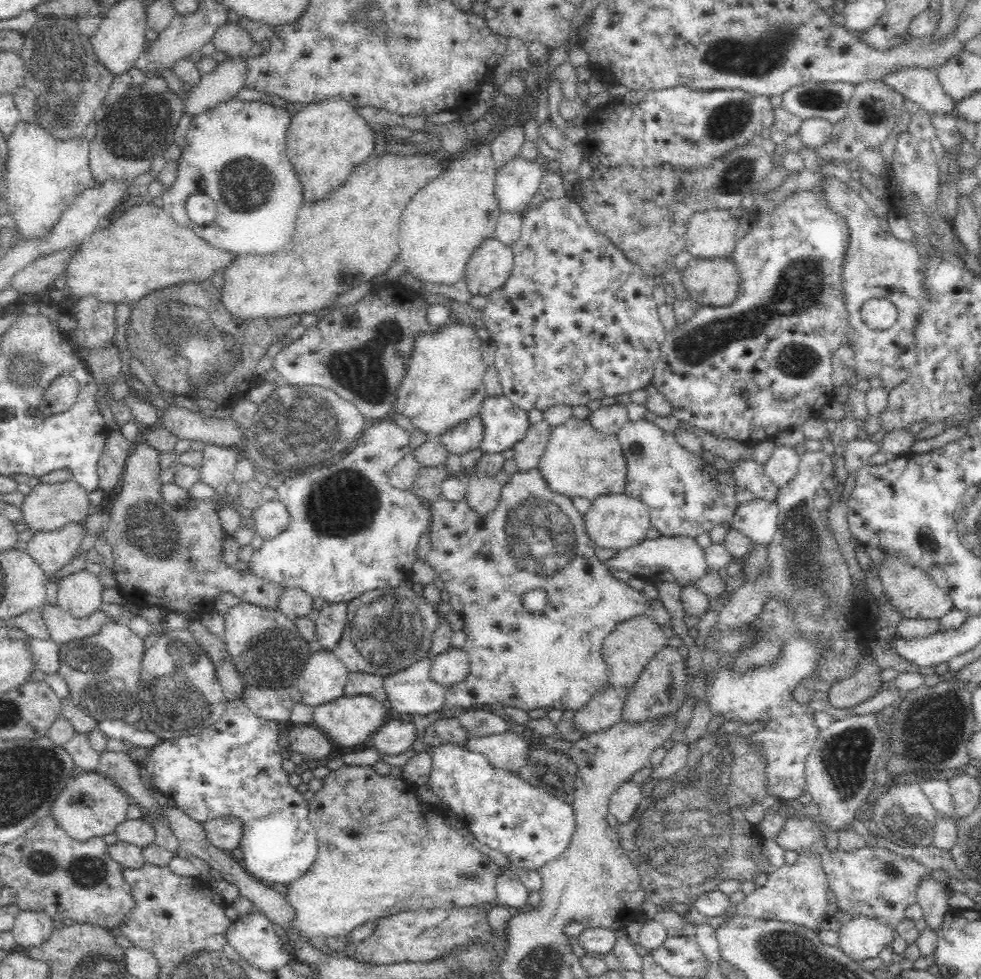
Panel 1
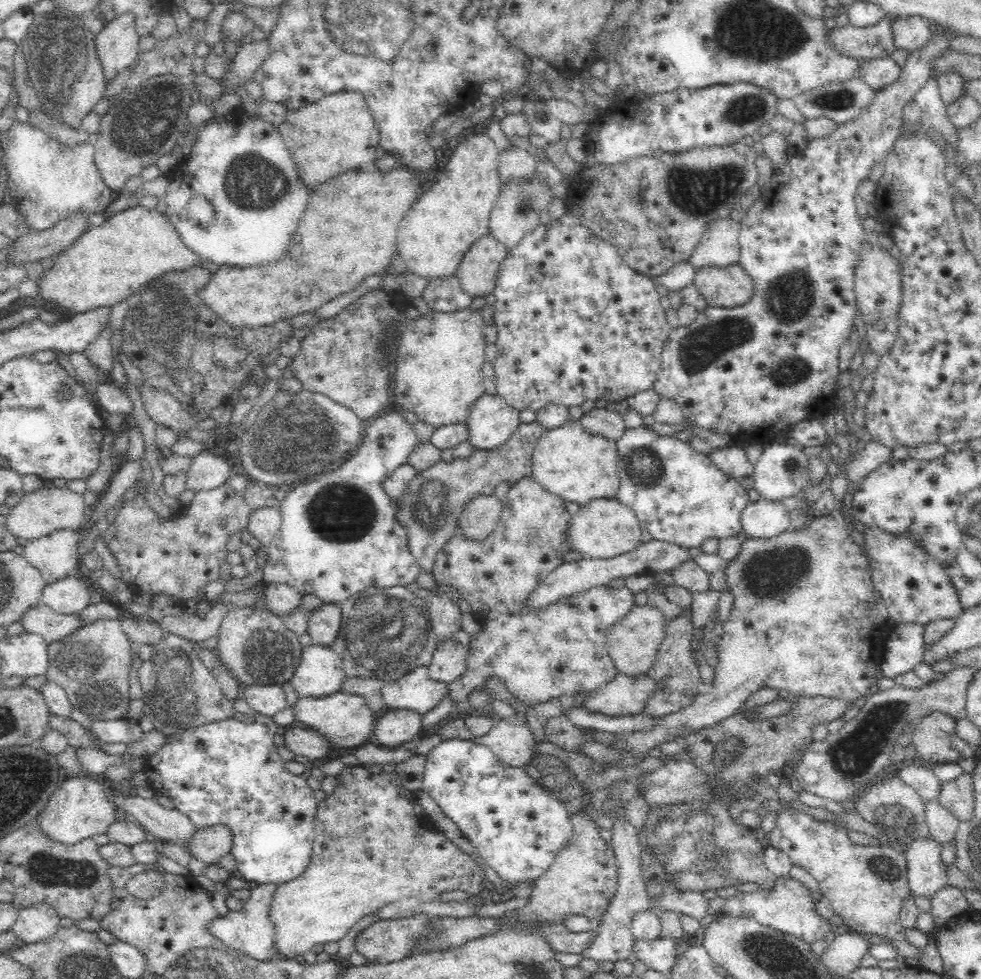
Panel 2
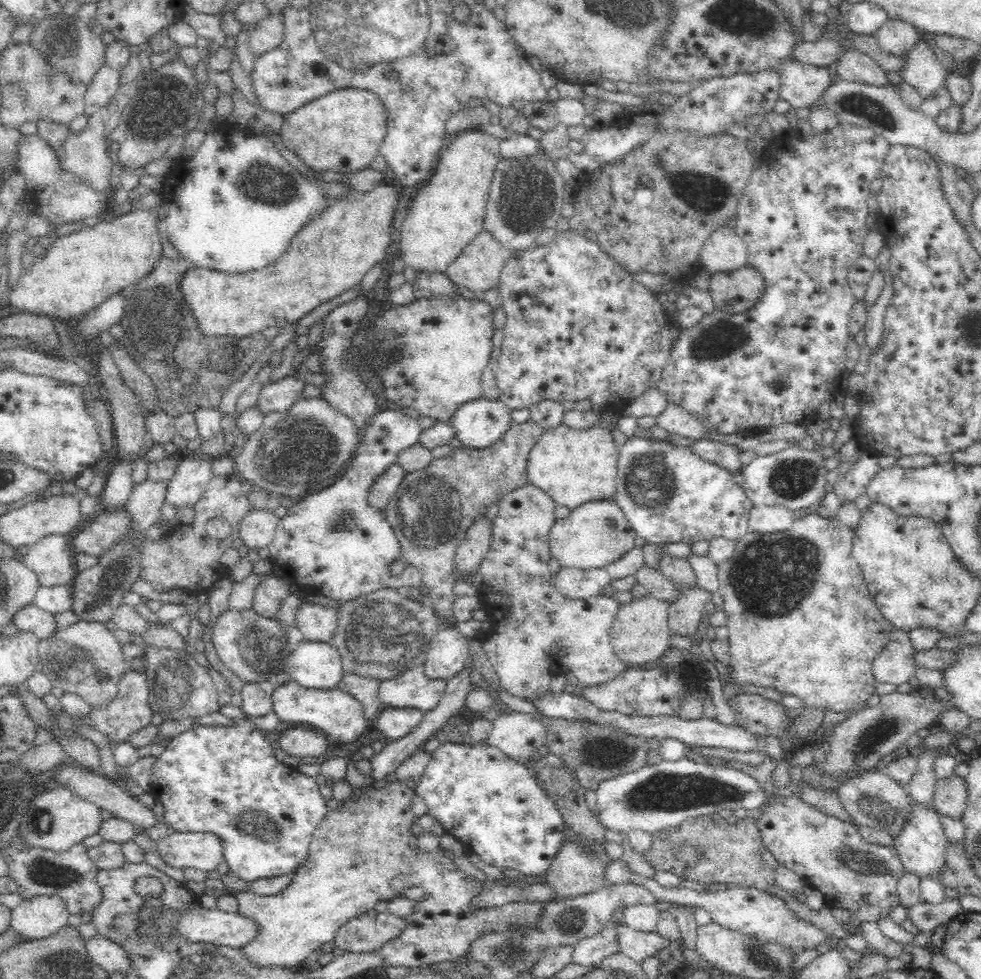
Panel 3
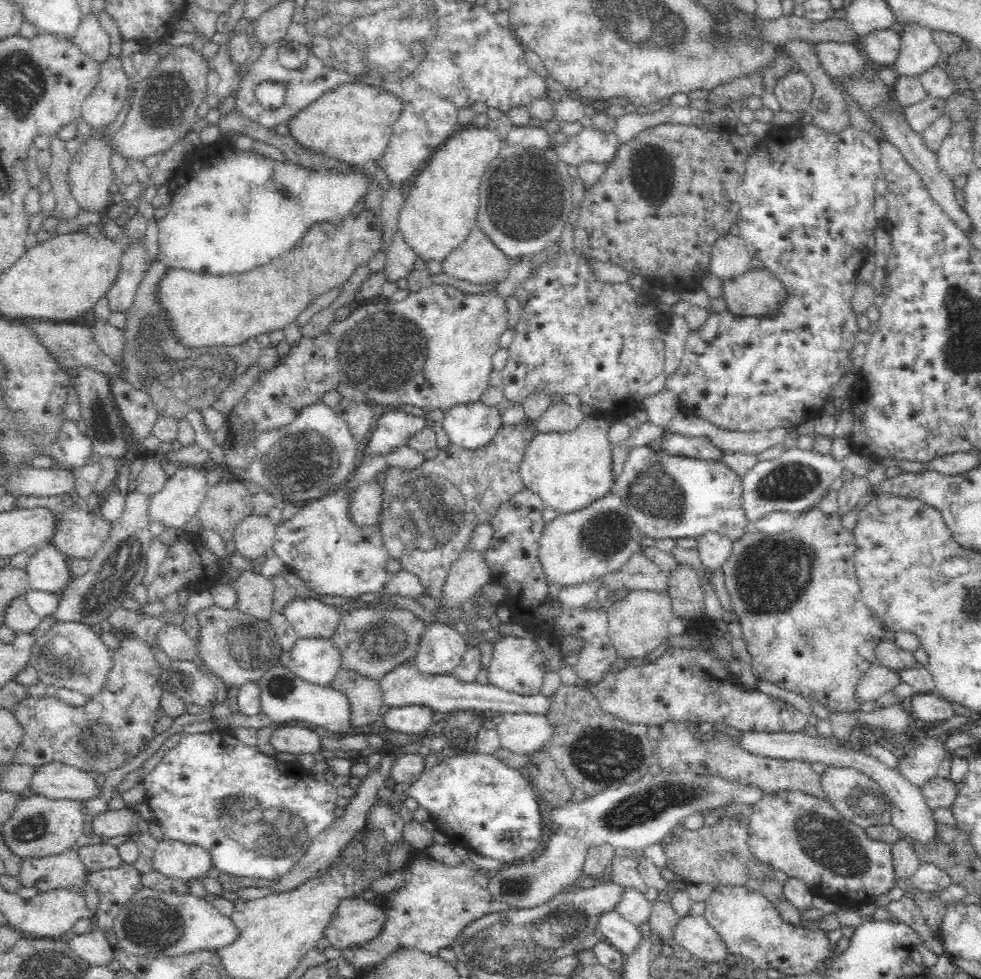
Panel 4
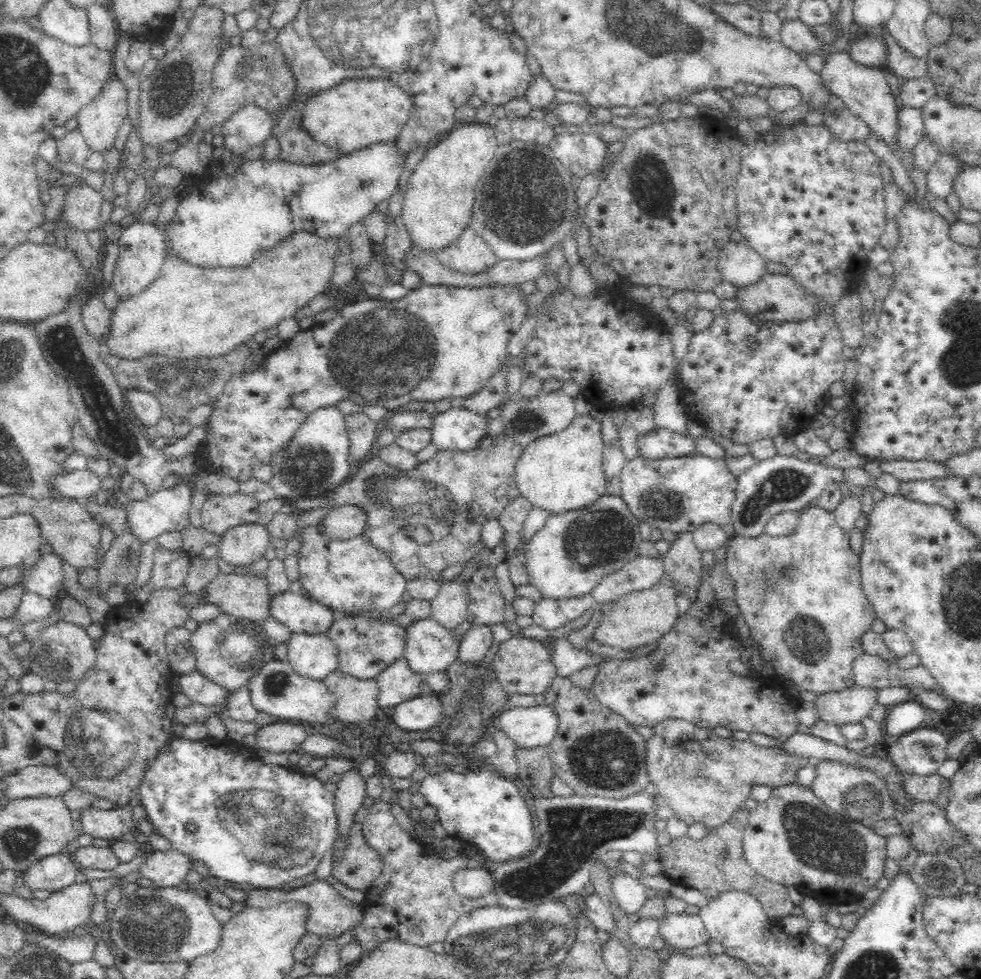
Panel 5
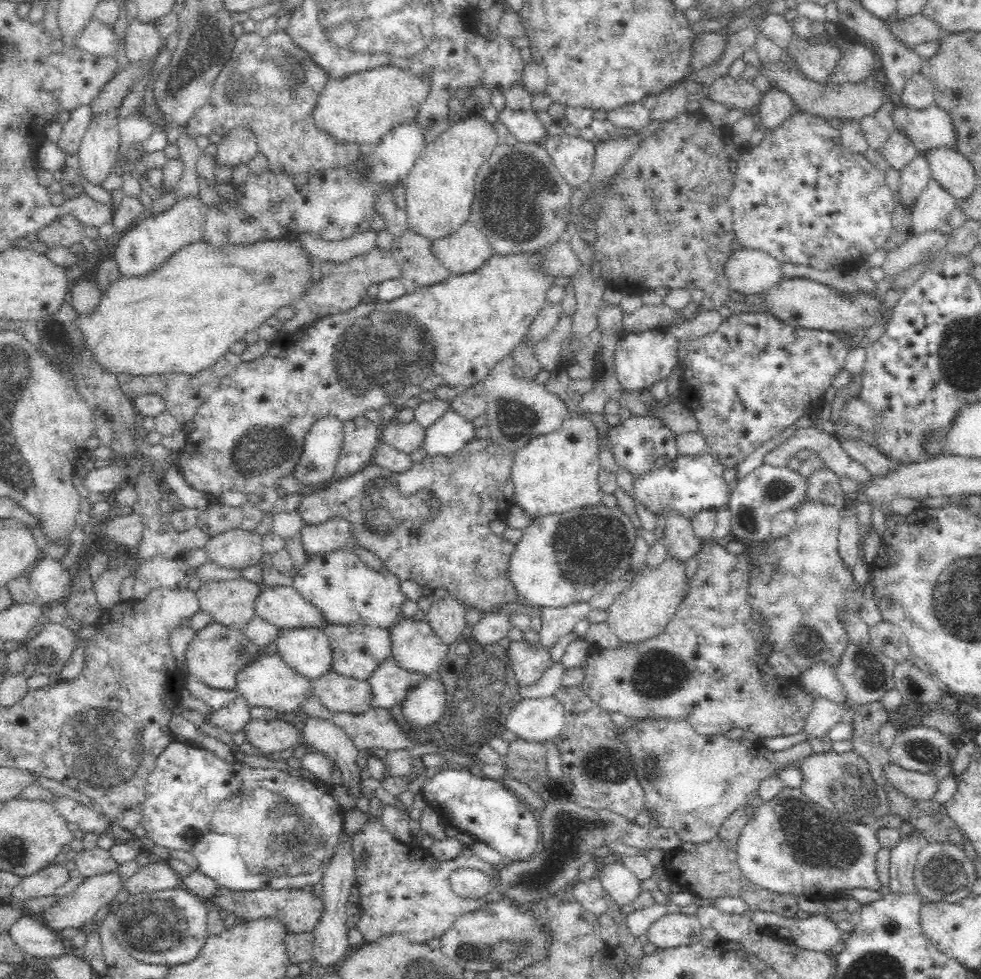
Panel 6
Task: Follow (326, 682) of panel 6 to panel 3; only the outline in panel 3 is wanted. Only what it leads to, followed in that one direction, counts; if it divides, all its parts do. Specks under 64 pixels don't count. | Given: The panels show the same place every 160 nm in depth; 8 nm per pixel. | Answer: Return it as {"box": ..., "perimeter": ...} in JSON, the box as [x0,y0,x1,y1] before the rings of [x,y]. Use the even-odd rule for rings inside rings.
{"box":[337,672,386,719],"perimeter":[[[353,672],[344,673],[337,686],[360,702],[364,719],[376,718],[386,706],[379,700],[379,681]]]}

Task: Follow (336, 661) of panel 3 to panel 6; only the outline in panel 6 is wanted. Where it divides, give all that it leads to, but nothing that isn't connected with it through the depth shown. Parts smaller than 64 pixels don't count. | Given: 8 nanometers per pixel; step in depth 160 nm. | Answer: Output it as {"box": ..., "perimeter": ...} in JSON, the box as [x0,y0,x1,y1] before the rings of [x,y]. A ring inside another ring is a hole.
{"box":[274,628,332,678],"perimeter":[[[320,628],[280,629],[274,642],[277,654],[304,678],[320,678],[332,668],[330,641]]]}

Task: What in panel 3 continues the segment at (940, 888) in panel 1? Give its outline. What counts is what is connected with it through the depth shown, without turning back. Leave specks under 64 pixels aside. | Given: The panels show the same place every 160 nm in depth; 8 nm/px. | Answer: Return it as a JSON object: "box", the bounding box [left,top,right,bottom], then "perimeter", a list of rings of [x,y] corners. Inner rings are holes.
{"box":[893,800,947,878],"perimeter":[[[916,800],[910,802],[908,806],[908,818],[900,832],[893,838],[893,846],[899,854],[903,864],[903,870],[915,872],[918,876],[933,876],[938,878],[938,874],[944,869],[945,852],[947,840],[944,829],[938,821],[940,814],[925,804],[920,804]]]}

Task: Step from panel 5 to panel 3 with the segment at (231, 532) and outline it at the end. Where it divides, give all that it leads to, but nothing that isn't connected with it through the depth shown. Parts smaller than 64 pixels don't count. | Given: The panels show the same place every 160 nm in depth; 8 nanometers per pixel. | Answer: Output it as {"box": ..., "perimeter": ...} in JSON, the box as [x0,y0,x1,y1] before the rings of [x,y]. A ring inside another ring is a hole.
{"box":[239,510,279,551],"perimeter":[[[251,510],[240,522],[239,538],[242,540],[243,551],[267,548],[274,539],[279,524],[278,516],[268,510]]]}

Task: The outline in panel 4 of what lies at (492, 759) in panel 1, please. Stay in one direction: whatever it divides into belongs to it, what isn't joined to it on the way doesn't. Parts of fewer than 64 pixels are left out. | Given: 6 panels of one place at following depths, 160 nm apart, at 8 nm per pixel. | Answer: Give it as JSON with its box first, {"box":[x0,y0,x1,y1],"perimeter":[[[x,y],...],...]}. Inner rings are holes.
{"box":[496,713,553,755],"perimeter":[[[501,713],[502,721],[496,726],[501,742],[501,750],[511,751],[516,755],[532,755],[551,739],[553,726],[546,714]]]}

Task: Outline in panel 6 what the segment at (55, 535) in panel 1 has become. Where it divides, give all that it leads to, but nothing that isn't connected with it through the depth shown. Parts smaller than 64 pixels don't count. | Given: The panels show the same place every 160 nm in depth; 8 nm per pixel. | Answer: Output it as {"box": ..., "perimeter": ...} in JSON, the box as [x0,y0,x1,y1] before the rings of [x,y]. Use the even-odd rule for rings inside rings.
{"box":[26,556,72,603],"perimeter":[[[50,556],[39,560],[26,576],[29,577],[30,588],[46,603],[64,600],[72,581],[61,562]]]}

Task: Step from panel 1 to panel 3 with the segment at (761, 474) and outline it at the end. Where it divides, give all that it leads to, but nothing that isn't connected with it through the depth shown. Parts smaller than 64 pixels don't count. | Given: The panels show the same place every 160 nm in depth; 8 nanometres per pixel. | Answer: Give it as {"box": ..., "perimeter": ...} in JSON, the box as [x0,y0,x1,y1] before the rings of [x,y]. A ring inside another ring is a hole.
{"box":[688,438,740,473],"perimeter":[[[709,438],[694,440],[688,449],[692,453],[702,457],[706,462],[726,467],[730,472],[736,473],[740,470],[740,448],[735,445],[723,444],[721,441],[714,441]]]}

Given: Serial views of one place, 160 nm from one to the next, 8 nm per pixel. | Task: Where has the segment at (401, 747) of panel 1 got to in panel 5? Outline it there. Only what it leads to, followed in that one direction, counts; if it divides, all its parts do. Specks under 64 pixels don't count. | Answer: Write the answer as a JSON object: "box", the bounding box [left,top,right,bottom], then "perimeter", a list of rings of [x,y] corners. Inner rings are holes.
{"box":[392,690,443,730],"perimeter":[[[426,690],[395,706],[392,716],[402,730],[428,730],[440,722],[443,704],[440,693]]]}

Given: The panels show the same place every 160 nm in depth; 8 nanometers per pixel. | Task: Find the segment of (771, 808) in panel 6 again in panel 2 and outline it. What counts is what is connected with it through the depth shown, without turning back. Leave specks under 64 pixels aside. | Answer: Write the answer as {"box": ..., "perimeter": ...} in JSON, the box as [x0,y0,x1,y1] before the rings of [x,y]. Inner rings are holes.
{"box":[769,808,922,959],"perimeter":[[[792,808],[775,813],[774,826],[769,832],[769,846],[782,850],[789,856],[793,865],[804,868],[818,881],[820,886],[818,895],[828,898],[835,914],[842,916],[845,926],[850,931],[891,938],[895,942],[898,955],[906,959],[920,959],[922,950],[904,939],[903,926],[899,921],[902,900],[911,894],[904,855],[888,845],[854,844],[849,837],[848,829],[838,822],[816,820],[812,815]]]}

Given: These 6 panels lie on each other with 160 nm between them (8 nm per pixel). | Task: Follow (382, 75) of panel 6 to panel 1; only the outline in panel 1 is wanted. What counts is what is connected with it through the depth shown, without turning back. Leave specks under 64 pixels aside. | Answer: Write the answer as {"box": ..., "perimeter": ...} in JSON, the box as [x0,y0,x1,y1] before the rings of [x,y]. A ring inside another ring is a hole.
{"box":[286,97,375,202],"perimeter":[[[340,97],[303,105],[291,115],[286,129],[288,158],[302,183],[306,202],[326,198],[326,194],[346,182],[356,166],[374,155],[375,130],[353,104]]]}

